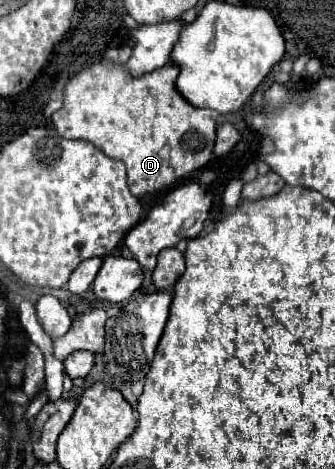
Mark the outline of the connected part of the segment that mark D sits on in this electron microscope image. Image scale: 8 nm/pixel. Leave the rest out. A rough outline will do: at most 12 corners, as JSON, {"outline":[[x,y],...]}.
{"outline":[[101,58],[67,82],[63,138],[123,160],[133,196],[207,164],[221,116]]}

